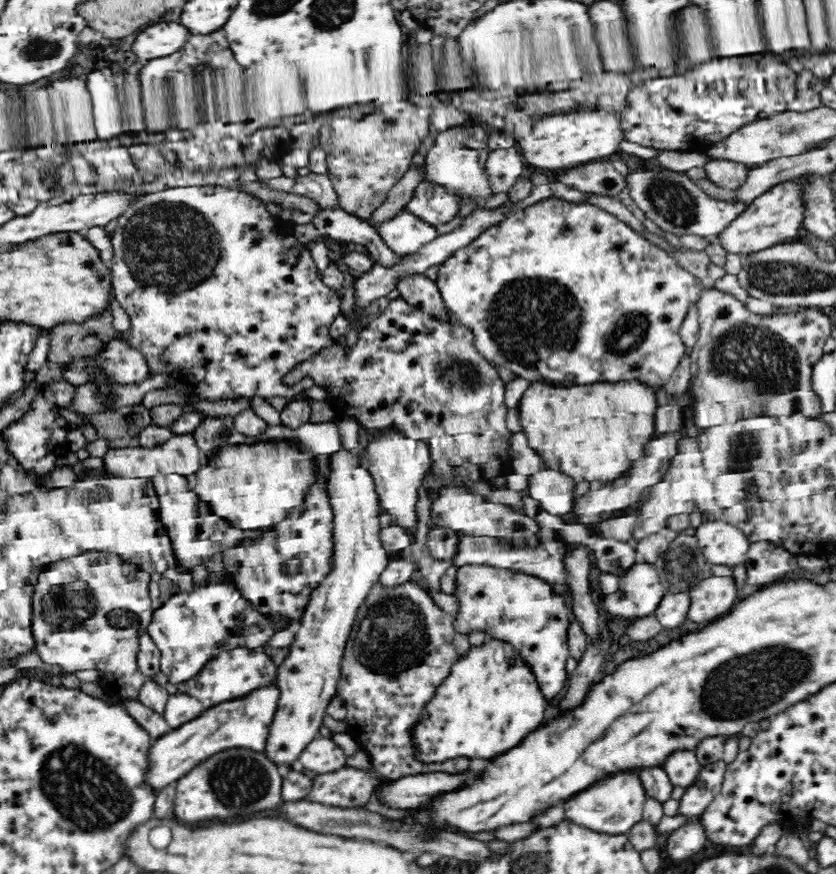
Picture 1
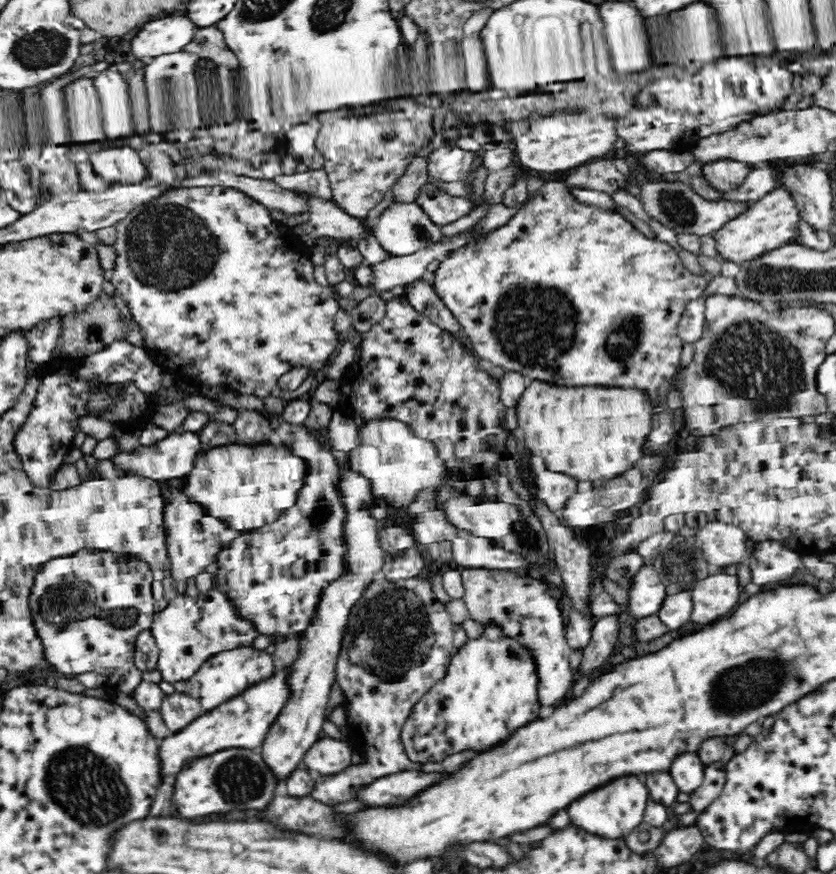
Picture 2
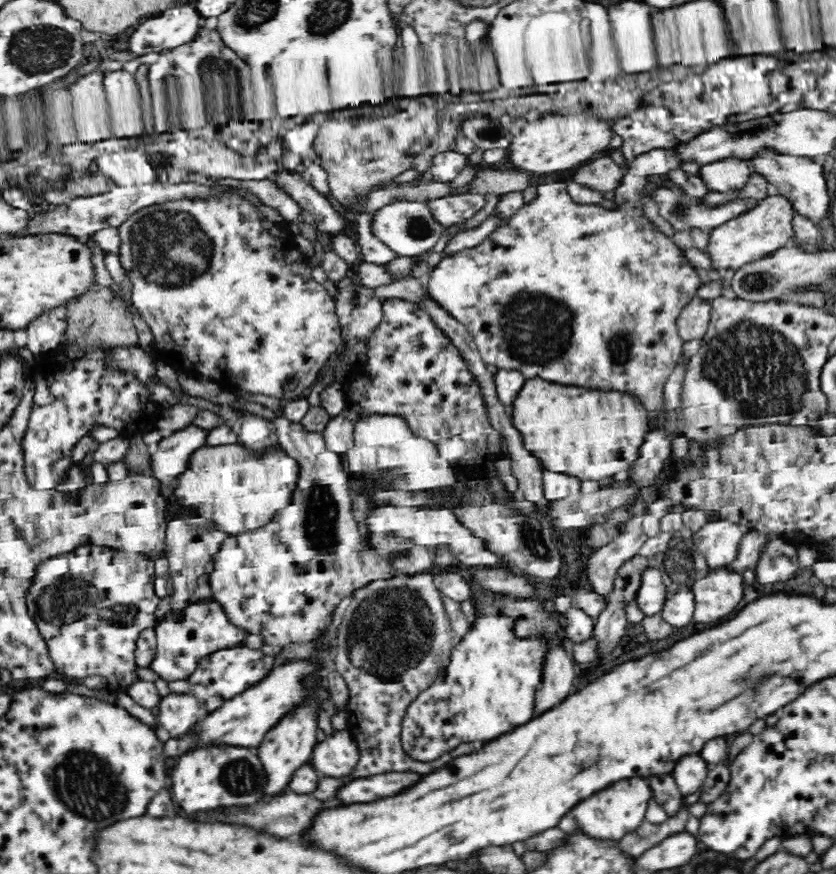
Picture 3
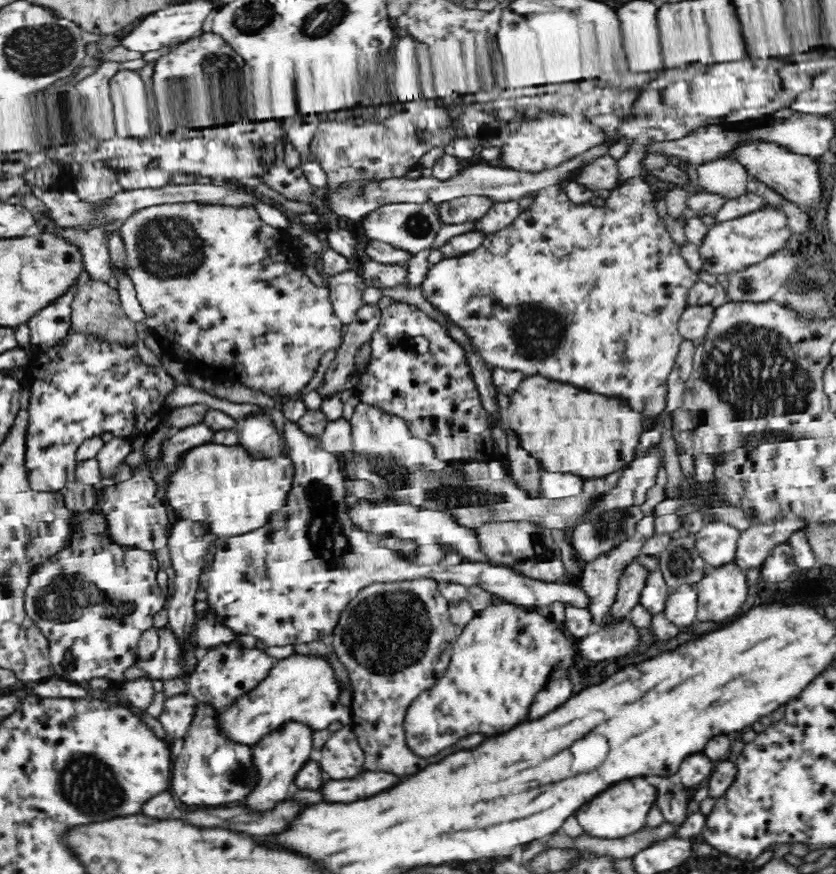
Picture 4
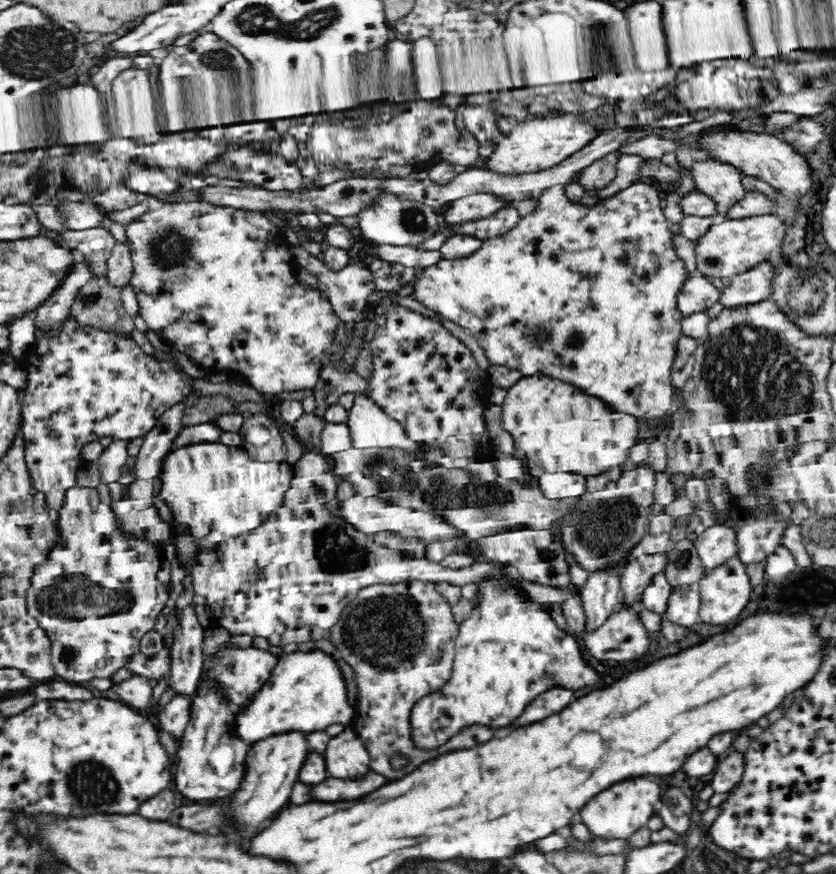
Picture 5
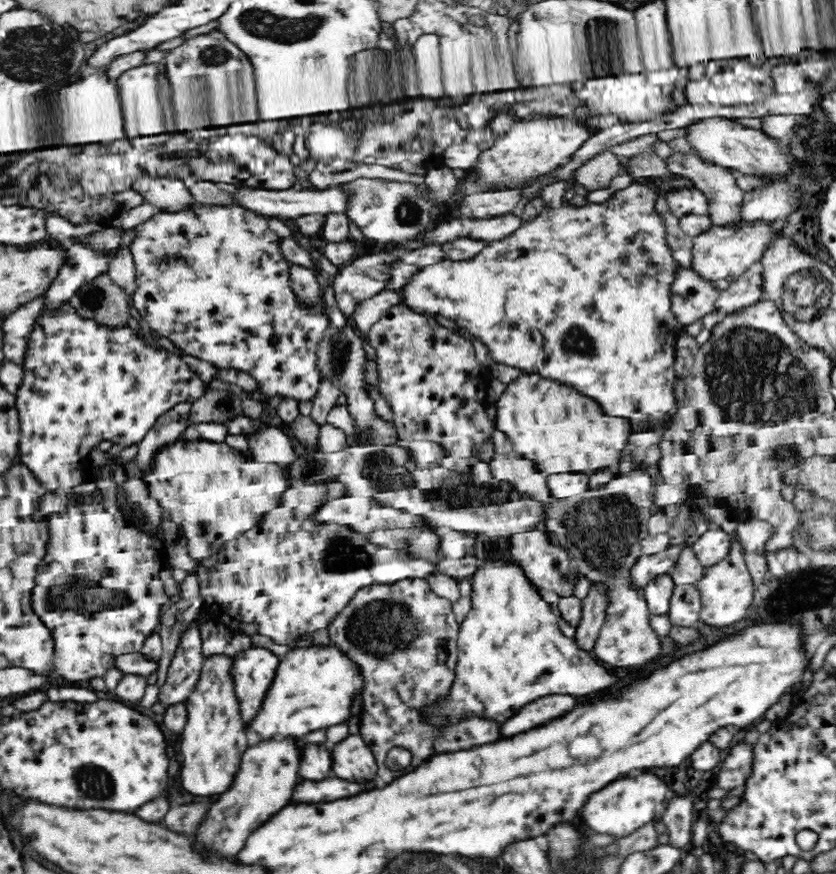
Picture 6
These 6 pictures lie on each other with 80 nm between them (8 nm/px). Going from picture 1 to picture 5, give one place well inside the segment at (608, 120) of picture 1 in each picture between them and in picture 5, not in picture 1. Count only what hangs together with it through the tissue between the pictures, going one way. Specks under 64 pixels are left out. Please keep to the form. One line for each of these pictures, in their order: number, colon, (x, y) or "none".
2: (555, 143)
3: (552, 143)
4: (536, 145)
5: (536, 145)

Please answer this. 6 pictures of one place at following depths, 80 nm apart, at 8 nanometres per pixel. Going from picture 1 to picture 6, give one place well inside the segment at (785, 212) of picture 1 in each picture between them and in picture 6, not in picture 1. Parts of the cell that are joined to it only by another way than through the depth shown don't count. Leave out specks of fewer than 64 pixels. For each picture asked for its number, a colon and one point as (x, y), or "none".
2: (771, 222)
3: (754, 235)
4: (733, 245)
5: (728, 249)
6: (721, 252)

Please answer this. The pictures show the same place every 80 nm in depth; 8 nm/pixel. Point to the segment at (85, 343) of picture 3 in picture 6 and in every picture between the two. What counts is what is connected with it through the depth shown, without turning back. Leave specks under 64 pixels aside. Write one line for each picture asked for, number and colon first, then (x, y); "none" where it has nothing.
4: (96, 309)
5: (99, 303)
6: (101, 299)

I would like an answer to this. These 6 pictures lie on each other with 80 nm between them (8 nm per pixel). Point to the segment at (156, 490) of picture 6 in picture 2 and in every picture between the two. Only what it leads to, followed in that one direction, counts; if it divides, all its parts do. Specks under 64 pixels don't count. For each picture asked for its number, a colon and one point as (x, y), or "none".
2: (244, 487)
3: (237, 489)
4: (226, 490)
5: (217, 491)

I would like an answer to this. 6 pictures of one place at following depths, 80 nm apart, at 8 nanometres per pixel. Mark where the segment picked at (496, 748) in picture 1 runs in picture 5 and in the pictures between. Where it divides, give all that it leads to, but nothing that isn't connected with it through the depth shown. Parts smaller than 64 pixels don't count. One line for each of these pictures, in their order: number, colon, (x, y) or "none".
2: (489, 688)
3: (487, 689)
4: (504, 655)
5: (509, 650)

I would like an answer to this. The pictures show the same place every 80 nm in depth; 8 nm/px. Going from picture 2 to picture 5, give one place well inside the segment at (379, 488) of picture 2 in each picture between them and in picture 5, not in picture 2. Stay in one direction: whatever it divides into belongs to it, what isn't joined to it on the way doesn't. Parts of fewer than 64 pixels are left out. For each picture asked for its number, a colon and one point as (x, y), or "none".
3: (384, 448)
4: (373, 432)
5: (370, 427)

